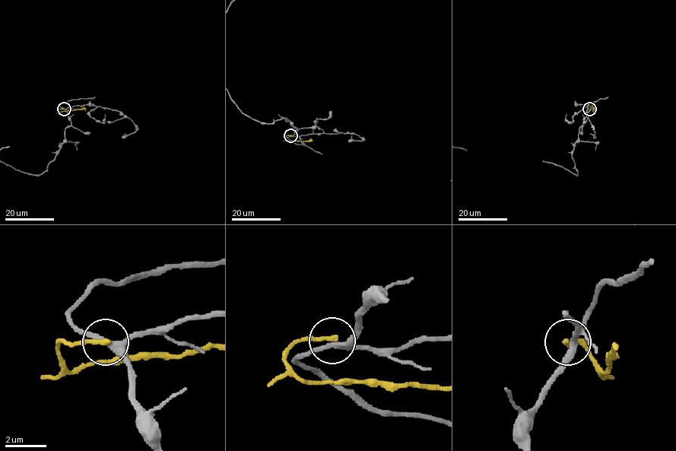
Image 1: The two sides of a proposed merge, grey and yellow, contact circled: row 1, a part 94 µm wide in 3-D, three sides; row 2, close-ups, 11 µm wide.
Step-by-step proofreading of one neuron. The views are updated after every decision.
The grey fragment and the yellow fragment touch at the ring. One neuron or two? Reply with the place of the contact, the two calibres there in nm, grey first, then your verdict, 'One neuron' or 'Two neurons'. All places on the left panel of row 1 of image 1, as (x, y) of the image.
Place: (64, 109). Thickness 240 nm (grey) against 240 nm. Two neurons

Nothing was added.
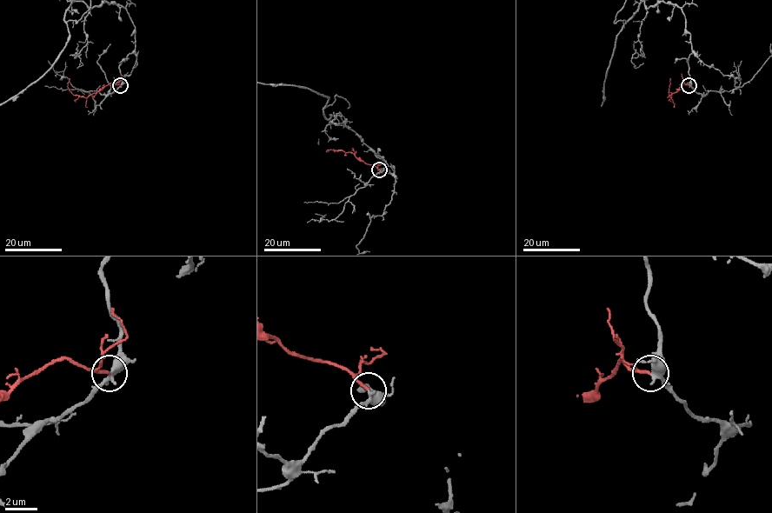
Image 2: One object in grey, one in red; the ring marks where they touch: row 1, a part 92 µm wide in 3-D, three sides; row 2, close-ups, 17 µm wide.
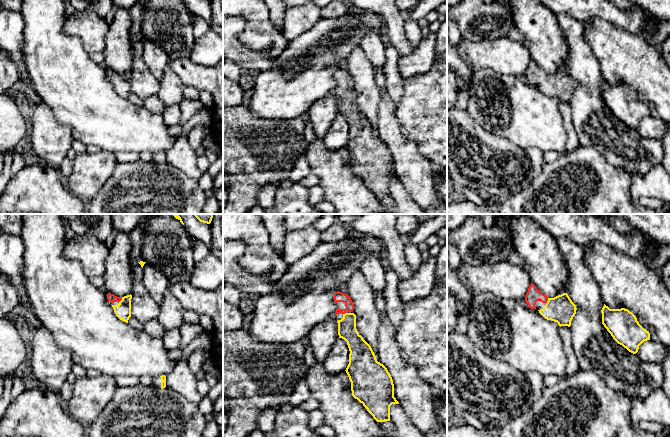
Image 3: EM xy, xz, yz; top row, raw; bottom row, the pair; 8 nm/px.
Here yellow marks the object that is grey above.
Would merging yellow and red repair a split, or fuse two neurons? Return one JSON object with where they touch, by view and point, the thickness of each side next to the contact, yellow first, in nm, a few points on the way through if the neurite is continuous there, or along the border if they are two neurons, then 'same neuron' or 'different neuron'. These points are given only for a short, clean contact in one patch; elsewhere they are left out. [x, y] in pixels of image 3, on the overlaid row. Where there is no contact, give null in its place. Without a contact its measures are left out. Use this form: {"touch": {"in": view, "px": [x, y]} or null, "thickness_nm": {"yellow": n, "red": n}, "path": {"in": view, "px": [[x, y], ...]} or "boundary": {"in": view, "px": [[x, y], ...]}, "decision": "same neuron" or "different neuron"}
{"touch": {"in": "xy", "px": [121, 300]}, "thickness_nm": {"yellow": 130, "red": 70}, "path": {"in": "xy", "px": [[123, 310], [121, 300], [112, 298]]}, "decision": "same neuron"}

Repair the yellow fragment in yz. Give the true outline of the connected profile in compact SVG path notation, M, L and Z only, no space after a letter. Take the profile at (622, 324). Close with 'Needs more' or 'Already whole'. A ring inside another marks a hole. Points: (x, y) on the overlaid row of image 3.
M604 304L602 324L613 339L629 352L636 354L639 346L650 340L650 333L637 321L636 316L628 309L610 309Z. Already whole

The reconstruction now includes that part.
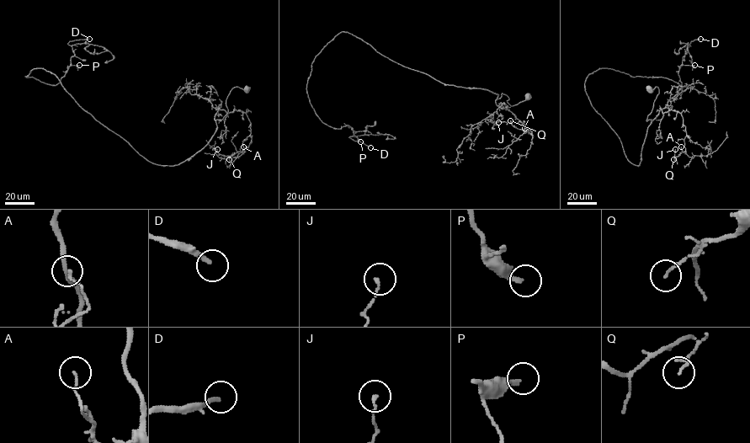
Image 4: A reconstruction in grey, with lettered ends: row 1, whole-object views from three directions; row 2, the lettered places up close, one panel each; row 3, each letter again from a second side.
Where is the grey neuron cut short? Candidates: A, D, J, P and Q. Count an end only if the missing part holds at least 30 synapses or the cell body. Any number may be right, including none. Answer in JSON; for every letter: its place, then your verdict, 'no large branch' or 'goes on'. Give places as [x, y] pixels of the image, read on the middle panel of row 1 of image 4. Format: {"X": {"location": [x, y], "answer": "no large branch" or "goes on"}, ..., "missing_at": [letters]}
{"A": {"location": [524, 128], "answer": "no large branch"}, "D": {"location": [370, 147], "answer": "goes on"}, "J": {"location": [498, 122], "answer": "no large branch"}, "P": {"location": [360, 141], "answer": "goes on"}, "Q": {"location": [510, 120], "answer": "no large branch"}, "missing_at": ["D", "P"]}

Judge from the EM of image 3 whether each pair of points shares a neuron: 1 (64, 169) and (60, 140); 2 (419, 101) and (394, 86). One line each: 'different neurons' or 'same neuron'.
1: different neurons
2: different neurons

